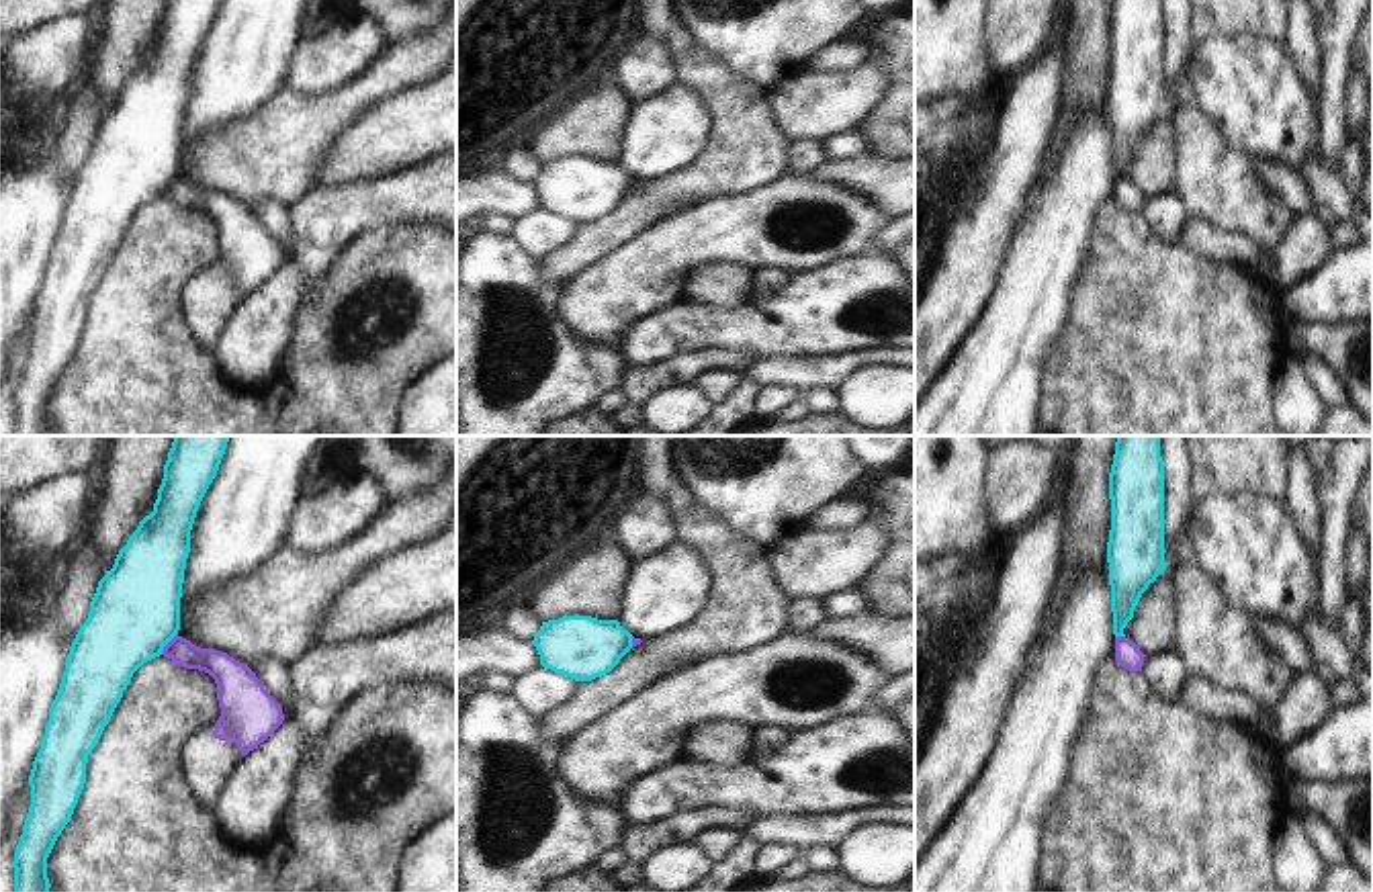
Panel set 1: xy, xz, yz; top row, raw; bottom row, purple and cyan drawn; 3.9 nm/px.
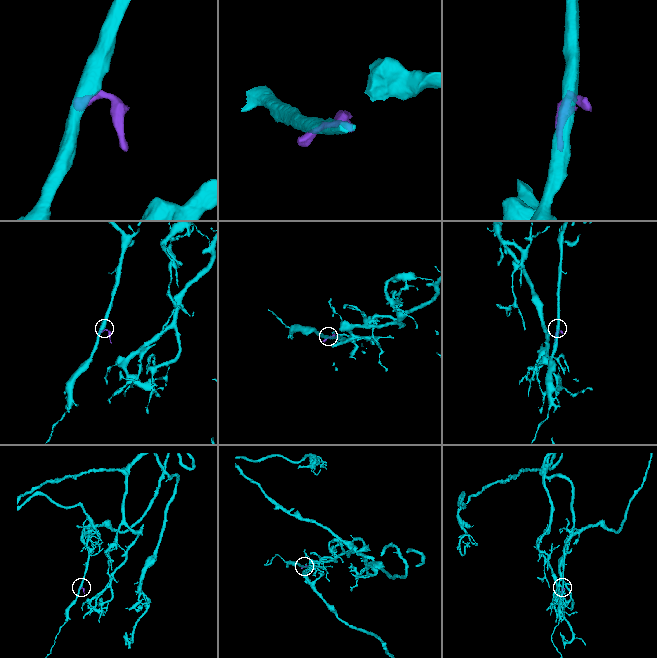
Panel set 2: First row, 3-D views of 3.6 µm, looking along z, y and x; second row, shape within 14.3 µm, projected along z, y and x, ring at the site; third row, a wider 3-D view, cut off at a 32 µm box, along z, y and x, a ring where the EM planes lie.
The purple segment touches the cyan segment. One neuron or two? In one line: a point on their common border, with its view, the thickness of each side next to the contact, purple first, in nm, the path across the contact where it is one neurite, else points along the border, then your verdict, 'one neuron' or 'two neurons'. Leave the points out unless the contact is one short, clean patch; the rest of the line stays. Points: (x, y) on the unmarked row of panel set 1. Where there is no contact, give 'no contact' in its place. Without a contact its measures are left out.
meets purple in xy at (168, 185); 110 nm thick on the purple side, 360 nm on the other; border along xy (176, 174), (160, 195); two neurons

